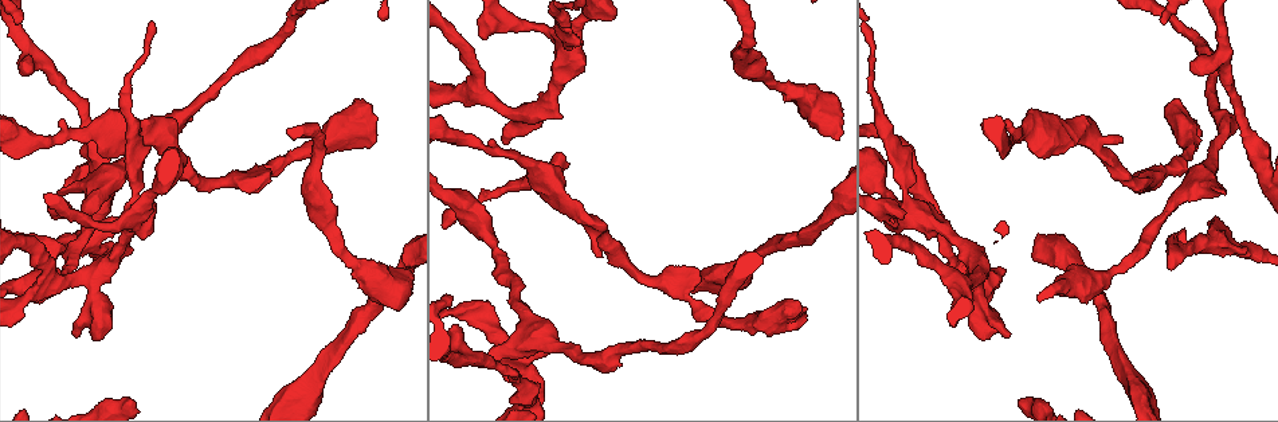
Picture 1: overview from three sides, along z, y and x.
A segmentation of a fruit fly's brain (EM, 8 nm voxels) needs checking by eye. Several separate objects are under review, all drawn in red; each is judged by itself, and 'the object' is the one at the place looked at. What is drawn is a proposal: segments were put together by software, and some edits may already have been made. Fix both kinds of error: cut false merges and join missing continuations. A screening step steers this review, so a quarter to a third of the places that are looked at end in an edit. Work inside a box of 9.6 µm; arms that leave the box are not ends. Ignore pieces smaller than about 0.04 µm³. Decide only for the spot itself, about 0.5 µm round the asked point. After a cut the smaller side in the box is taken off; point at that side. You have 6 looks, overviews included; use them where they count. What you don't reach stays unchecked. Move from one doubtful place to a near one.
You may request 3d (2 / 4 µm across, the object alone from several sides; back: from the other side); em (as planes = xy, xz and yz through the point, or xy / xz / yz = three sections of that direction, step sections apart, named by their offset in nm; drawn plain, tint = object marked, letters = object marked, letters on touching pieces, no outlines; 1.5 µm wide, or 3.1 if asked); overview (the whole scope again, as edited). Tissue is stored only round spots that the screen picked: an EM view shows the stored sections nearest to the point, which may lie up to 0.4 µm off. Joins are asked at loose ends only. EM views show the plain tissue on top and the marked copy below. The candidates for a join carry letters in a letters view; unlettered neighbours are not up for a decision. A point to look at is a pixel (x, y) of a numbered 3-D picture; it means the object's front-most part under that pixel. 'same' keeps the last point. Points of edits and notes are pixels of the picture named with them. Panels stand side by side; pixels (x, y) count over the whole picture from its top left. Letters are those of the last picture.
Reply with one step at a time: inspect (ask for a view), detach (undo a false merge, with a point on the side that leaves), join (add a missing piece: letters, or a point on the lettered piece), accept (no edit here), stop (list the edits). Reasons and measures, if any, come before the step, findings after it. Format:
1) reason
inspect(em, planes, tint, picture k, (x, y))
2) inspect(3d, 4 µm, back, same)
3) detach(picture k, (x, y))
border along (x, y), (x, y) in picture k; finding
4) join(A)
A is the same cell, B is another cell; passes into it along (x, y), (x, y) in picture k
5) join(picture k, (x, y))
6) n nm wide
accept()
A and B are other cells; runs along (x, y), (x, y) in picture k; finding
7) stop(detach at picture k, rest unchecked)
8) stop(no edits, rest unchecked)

branch stops here
inspect(em, planes, letters, picture 1, (492, 353))

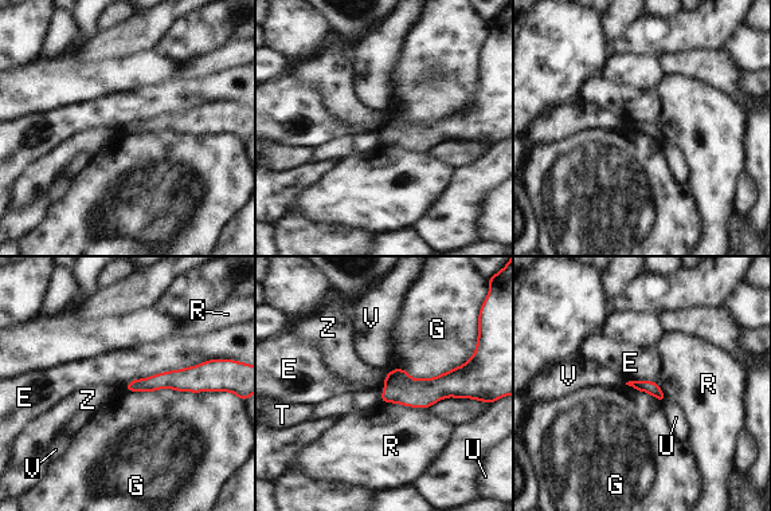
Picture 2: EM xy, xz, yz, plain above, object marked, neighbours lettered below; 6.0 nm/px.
accept()
E, G, R, T, U, V and Z are other cells; runs along (478, 378), (384, 399) in picture 2; none of them fits

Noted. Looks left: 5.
an open end
inspect(em, planes, letters, picture 1, (1167, 105))

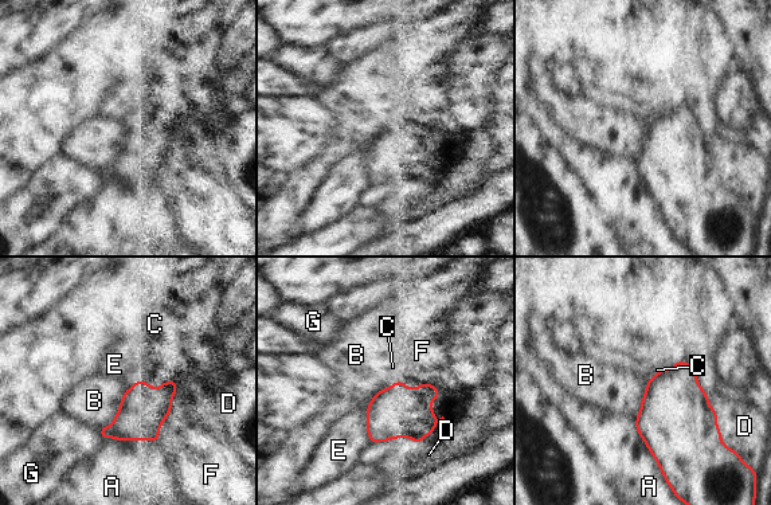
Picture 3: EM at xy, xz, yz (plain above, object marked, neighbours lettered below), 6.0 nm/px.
260 nm wide; F touches over 380 nm
join(C)
C is the same cell, A, B, D, E, F and G are other cells; it goes on there

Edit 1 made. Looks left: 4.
inspect(overview)

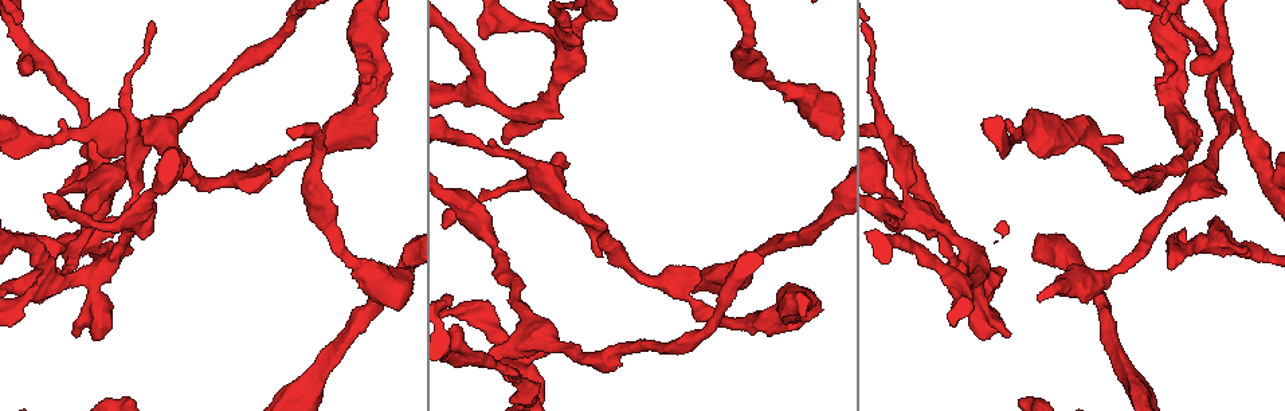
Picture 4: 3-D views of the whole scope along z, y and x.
calibre changes
inspect(3d, 2 µm, picture 4, (356, 264))

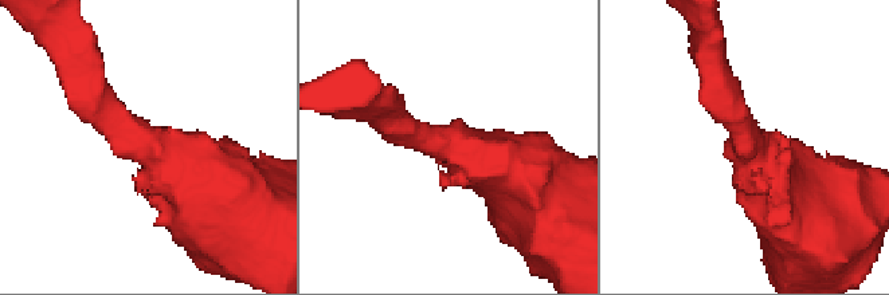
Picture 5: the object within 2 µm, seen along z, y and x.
need the tissue
inspect(em, planes, letters, picture 5, (157, 150))

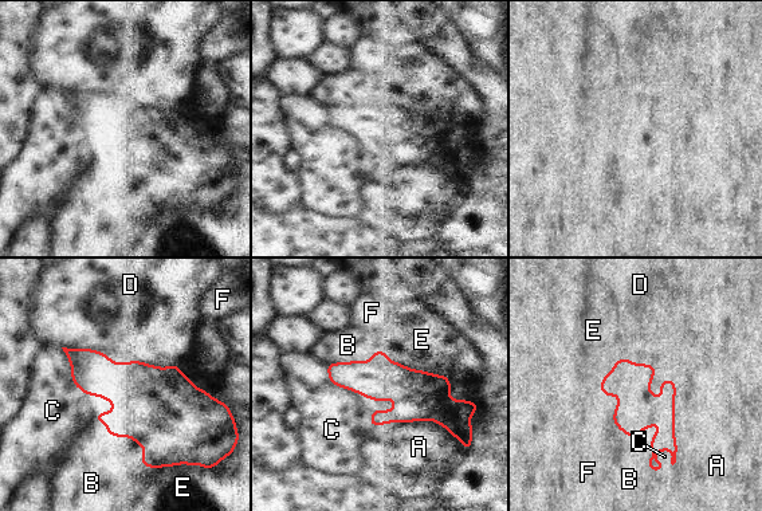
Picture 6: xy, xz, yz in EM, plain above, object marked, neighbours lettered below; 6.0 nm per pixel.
260 nm wide
accept()
A, B, C, D, E and F are other cells; runs along (330, 366), (458, 404) in picture 6; all the same neuron

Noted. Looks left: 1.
stop(join at picture 3, rest unchecked)

